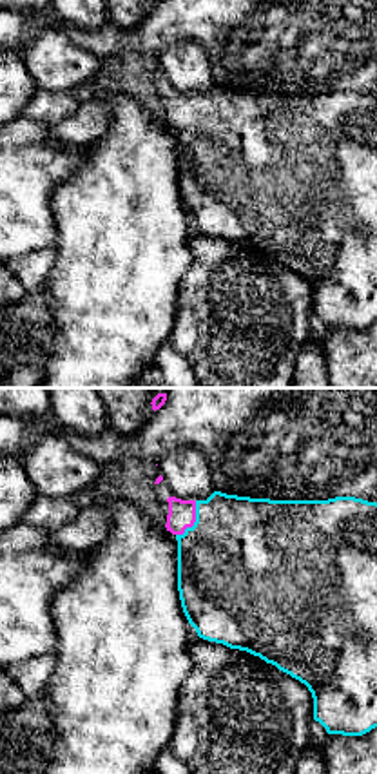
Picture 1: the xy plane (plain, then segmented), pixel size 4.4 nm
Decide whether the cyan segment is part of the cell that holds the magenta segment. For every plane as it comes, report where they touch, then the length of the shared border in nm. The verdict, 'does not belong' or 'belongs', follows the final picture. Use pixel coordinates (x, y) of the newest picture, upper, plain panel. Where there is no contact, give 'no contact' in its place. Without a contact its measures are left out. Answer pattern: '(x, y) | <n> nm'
(194, 115) | 180 nm

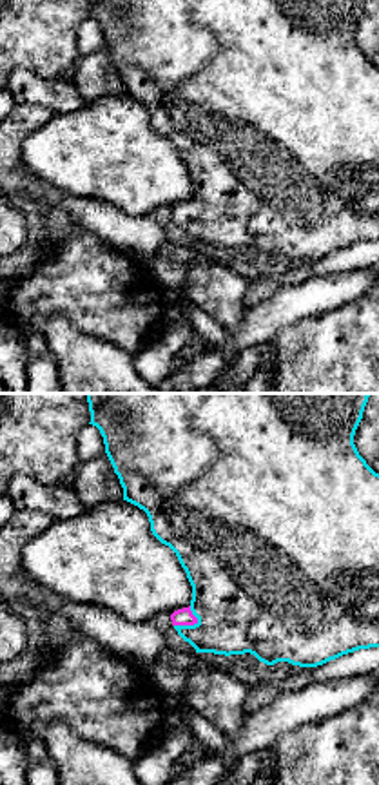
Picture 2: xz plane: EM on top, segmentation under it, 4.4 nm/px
(193, 218) | 120 nm

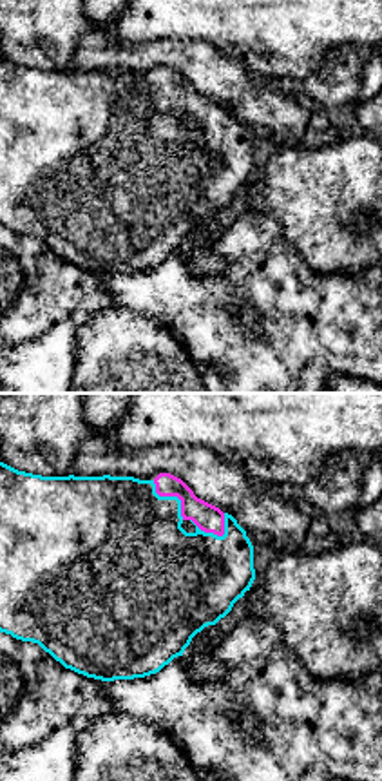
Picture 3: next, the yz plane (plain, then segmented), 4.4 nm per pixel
(172, 89) | 220 nm

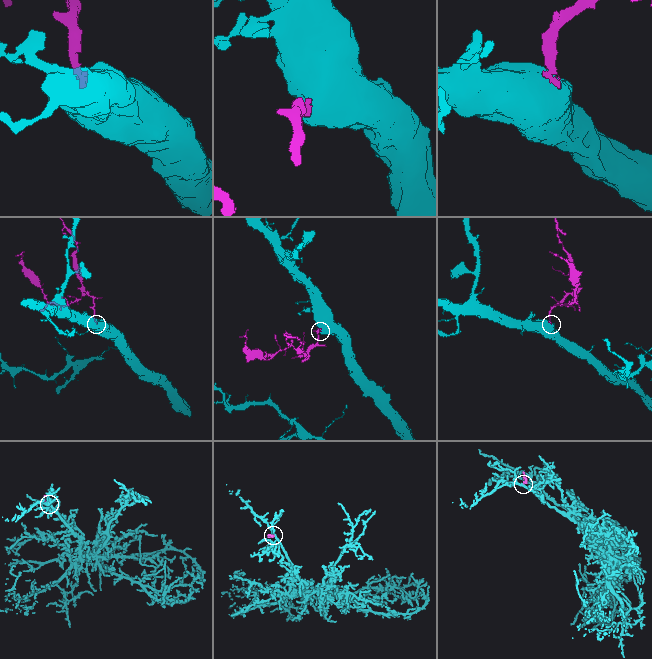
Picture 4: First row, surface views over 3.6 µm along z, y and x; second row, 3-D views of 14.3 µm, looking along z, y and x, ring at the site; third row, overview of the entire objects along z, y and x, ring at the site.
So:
belongs

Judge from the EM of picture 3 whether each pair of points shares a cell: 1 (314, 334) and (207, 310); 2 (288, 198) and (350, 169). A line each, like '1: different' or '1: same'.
1: same
2: same

